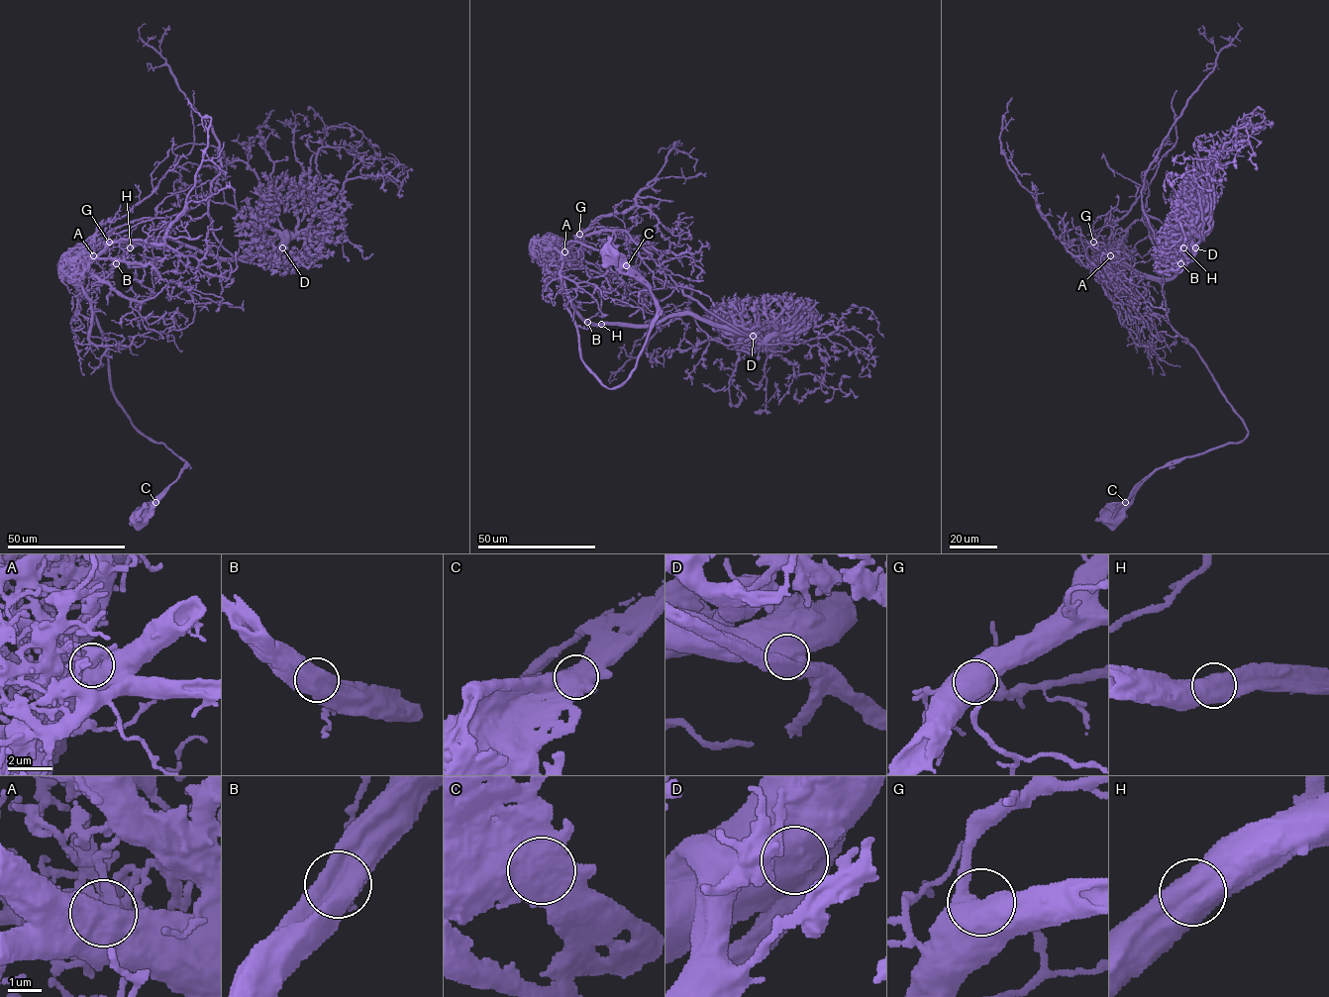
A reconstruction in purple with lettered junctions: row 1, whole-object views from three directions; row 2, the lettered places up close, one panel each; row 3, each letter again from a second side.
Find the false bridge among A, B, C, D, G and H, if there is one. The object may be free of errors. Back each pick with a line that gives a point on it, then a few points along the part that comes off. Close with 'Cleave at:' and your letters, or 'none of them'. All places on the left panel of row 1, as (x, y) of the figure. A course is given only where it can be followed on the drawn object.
D: Place: (282, 248). Course of the part to remove: (282, 248), (269, 261), (249, 263), (215, 237), (208, 209), (219, 141), (166, 61), (139, 37), (146, 24)
Cleave at: D

